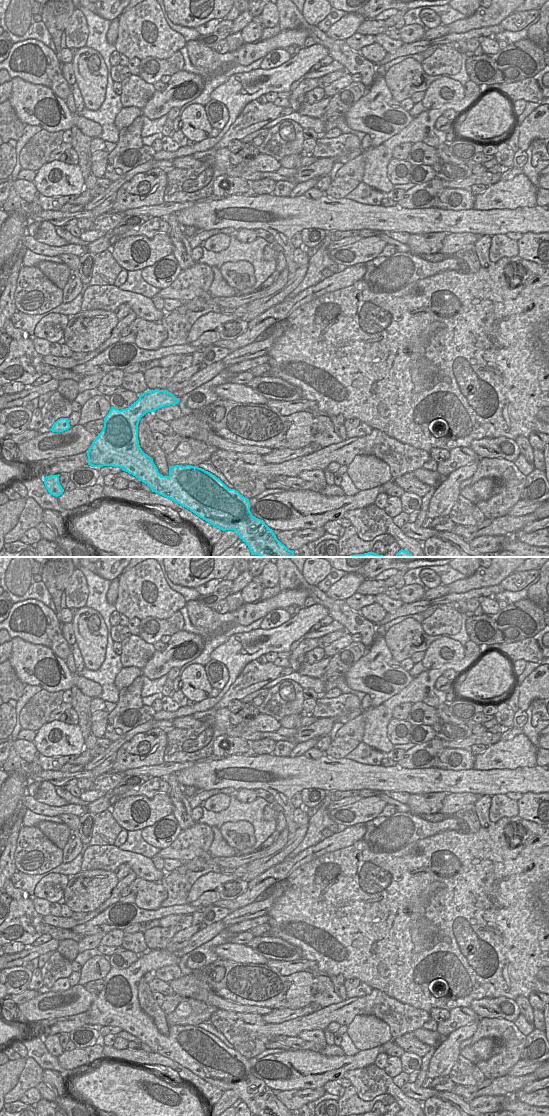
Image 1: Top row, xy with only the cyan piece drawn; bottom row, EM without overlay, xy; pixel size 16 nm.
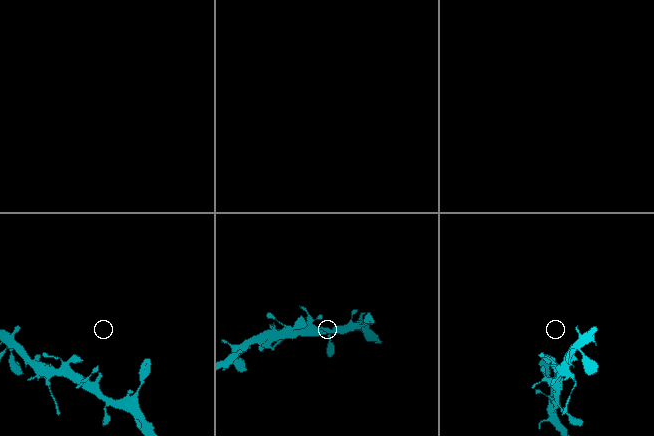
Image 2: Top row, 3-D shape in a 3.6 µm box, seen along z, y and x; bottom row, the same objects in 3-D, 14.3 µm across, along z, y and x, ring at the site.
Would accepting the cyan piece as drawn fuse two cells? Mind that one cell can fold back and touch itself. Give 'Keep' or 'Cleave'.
Keep.

